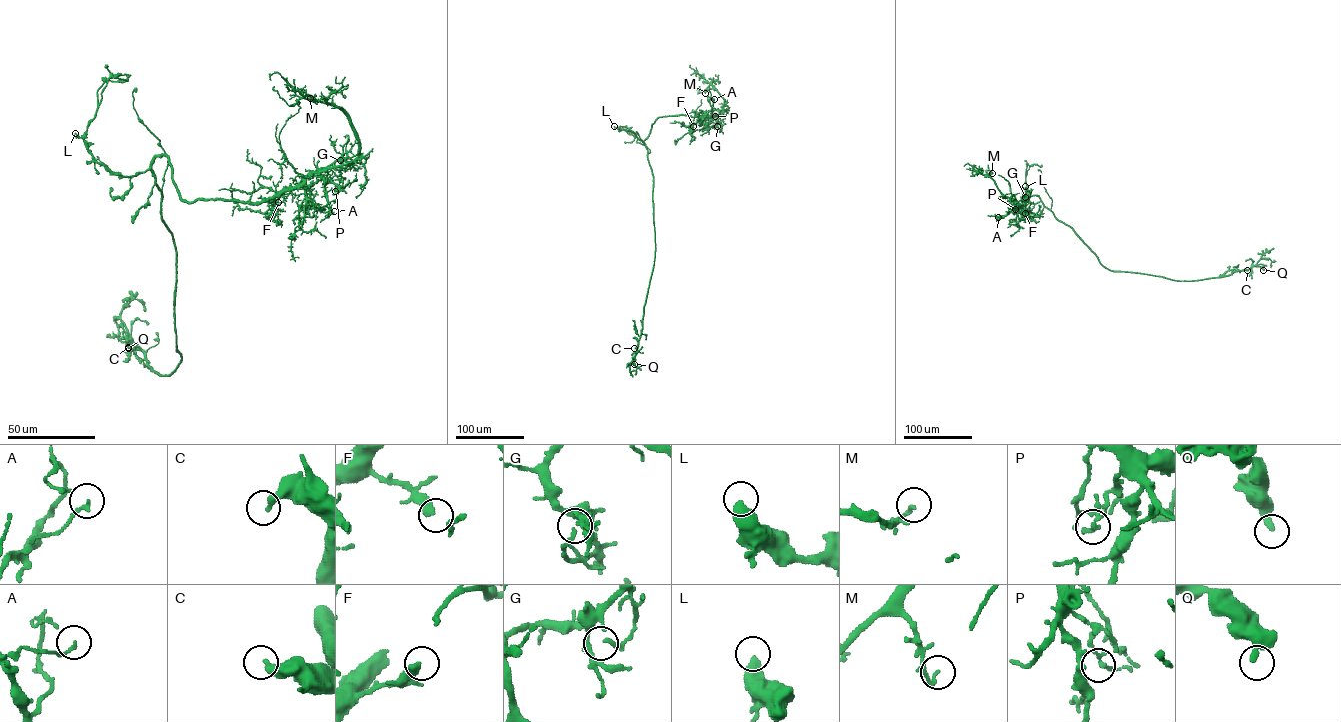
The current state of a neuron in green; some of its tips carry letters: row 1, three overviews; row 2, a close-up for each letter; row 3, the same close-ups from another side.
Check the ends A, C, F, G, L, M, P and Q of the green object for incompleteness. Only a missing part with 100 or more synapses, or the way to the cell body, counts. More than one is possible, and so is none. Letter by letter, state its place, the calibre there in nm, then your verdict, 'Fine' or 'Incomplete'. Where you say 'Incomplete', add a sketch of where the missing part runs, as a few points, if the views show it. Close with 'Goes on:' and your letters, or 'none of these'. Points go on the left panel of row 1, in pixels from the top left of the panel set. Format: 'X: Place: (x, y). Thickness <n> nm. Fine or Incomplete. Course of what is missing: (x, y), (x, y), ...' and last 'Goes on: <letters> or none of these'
A: Place: (334, 211). Thickness 100 nm. Fine
C: Place: (128, 347). Thickness 300 nm. Fine
F: Place: (278, 202). Thickness 320 nm. Fine
G: Place: (340, 160). Thickness 160 nm. Fine
L: Place: (75, 133). Thickness 550 nm. Fine
M: Place: (310, 98). Thickness 150 nm. Fine
P: Place: (335, 191). Thickness 160 nm. Fine
Q: Place: (128, 348). Thickness 360 nm. Fine
Goes on: none of these

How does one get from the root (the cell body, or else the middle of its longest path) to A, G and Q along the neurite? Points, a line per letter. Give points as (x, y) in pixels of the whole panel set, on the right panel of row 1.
A: (1074, 230), (1059, 221), (1035, 195), (1025, 202), (1019, 212), (1014, 214), (1017, 203), (1005, 216), (998, 217)
G: (1074, 230), (1059, 221), (1038, 196), (1031, 196), (1022, 209), (1014, 214), (1018, 202), (1025, 197)
Q: (1074, 230), (1099, 262), (1114, 271), (1192, 281), (1227, 276), (1255, 265), (1263, 270)

